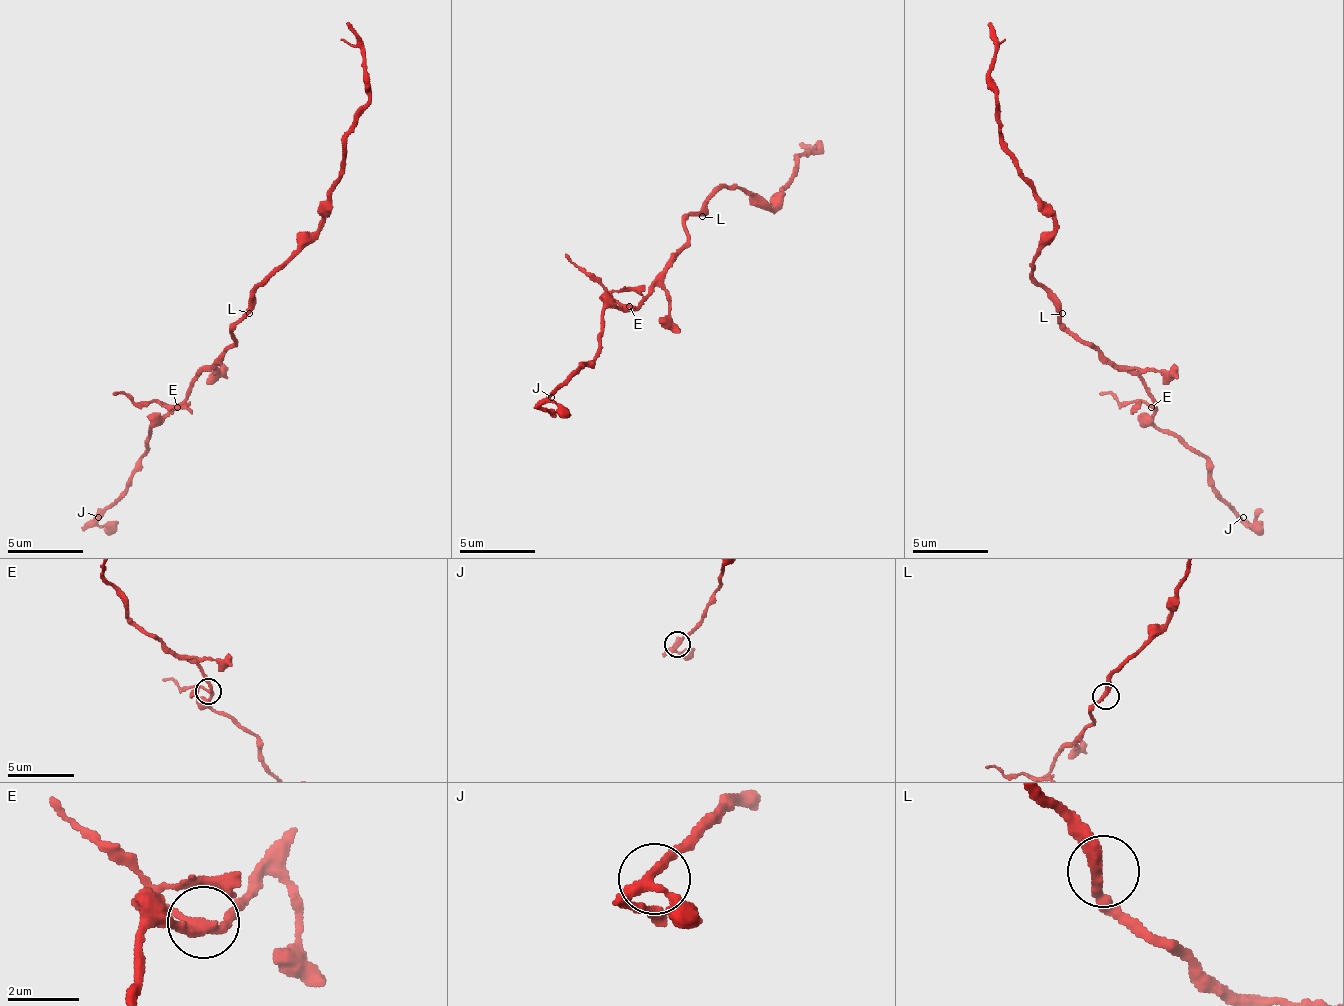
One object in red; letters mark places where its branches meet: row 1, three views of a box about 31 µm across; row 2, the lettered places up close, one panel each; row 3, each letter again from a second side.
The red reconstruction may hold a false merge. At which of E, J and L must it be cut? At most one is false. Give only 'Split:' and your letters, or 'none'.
Split: E

